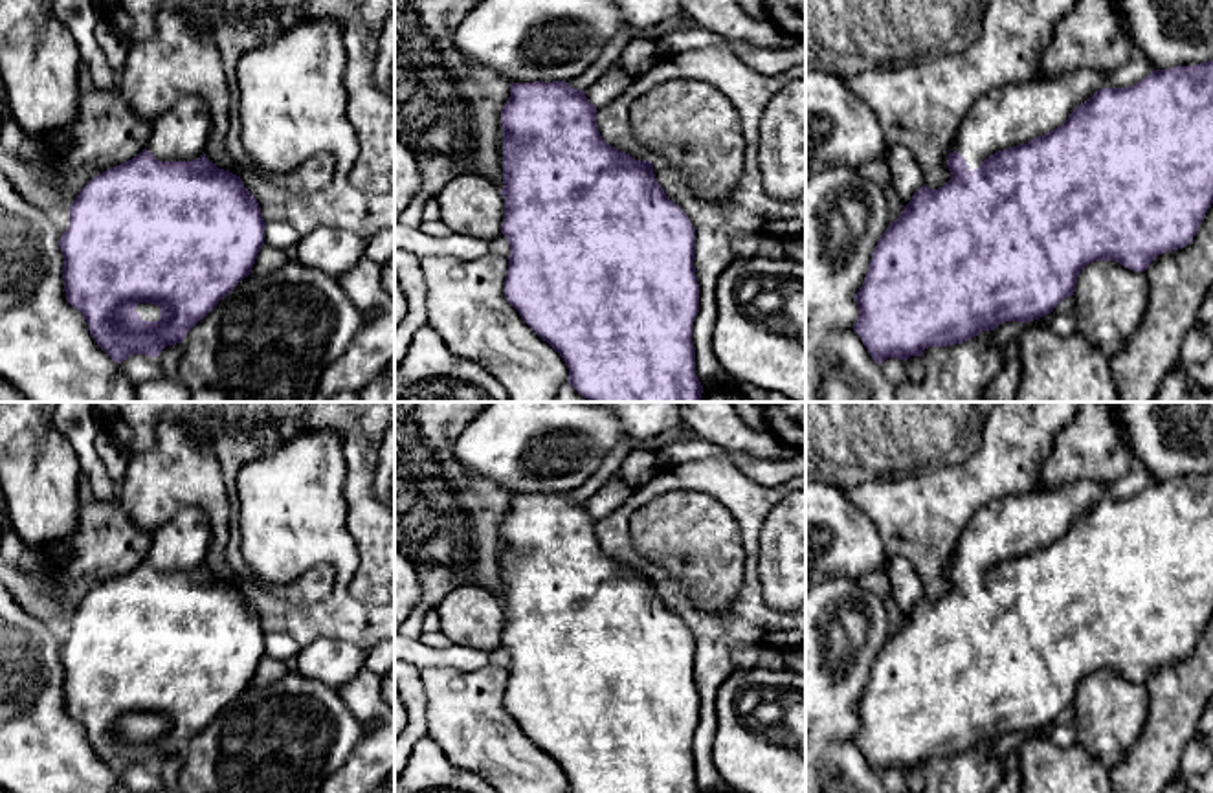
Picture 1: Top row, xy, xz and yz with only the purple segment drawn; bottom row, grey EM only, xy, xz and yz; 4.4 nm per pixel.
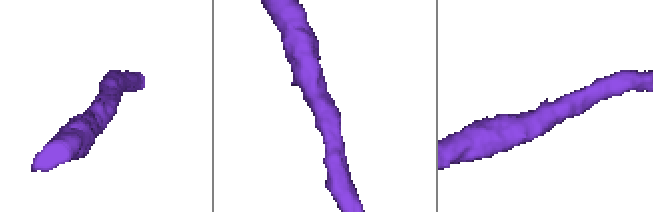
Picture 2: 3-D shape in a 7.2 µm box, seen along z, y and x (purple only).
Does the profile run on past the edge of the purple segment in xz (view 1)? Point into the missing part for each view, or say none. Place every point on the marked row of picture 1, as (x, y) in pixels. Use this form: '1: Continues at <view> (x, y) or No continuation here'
1: No continuation here

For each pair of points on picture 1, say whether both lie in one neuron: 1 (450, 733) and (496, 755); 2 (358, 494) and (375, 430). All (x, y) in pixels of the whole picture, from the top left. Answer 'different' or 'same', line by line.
1: same
2: same

